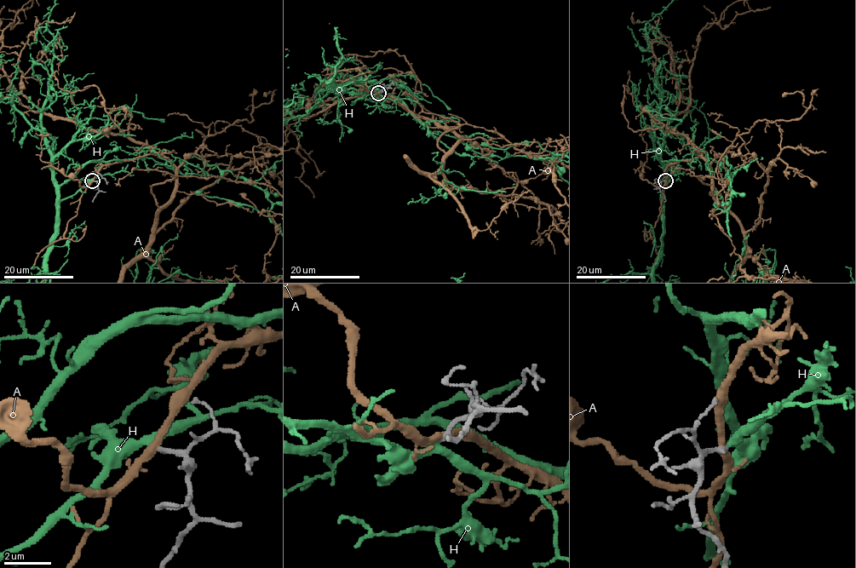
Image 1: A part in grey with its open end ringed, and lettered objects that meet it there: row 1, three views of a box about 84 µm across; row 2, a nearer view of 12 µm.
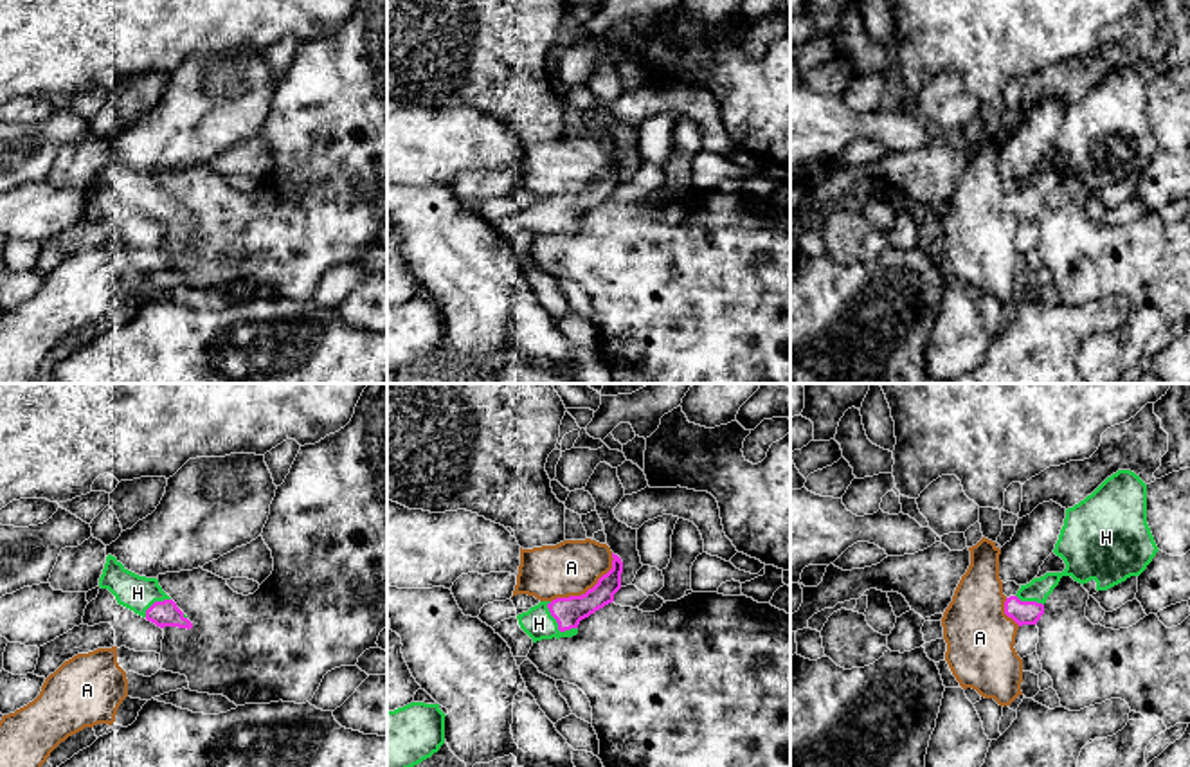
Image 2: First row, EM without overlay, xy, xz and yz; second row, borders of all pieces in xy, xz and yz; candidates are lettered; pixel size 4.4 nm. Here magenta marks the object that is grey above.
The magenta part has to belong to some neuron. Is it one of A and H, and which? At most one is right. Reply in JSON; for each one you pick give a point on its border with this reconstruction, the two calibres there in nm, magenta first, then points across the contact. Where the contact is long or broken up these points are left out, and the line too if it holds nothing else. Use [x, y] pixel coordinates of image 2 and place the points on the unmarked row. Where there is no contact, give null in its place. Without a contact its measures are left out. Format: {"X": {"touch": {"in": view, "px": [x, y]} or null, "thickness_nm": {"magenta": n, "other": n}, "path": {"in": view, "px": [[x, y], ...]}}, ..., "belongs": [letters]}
{"H": {"touch": {"in": "xz", "px": [558, 222]}, "thickness_nm": {"magenta": 130, "other": 140}, "path": {"in": "xz", "px": [[569, 207], [558, 222], [539, 220]]}}, "belongs": ["H"]}

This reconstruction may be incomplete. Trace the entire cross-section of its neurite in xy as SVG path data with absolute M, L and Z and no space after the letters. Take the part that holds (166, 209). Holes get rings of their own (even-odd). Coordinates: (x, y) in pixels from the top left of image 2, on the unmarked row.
M112 151L106 153L106 160L99 175L99 184L108 185L119 202L133 207L160 225L193 225L193 220L162 187L157 175L146 175L128 167Z

